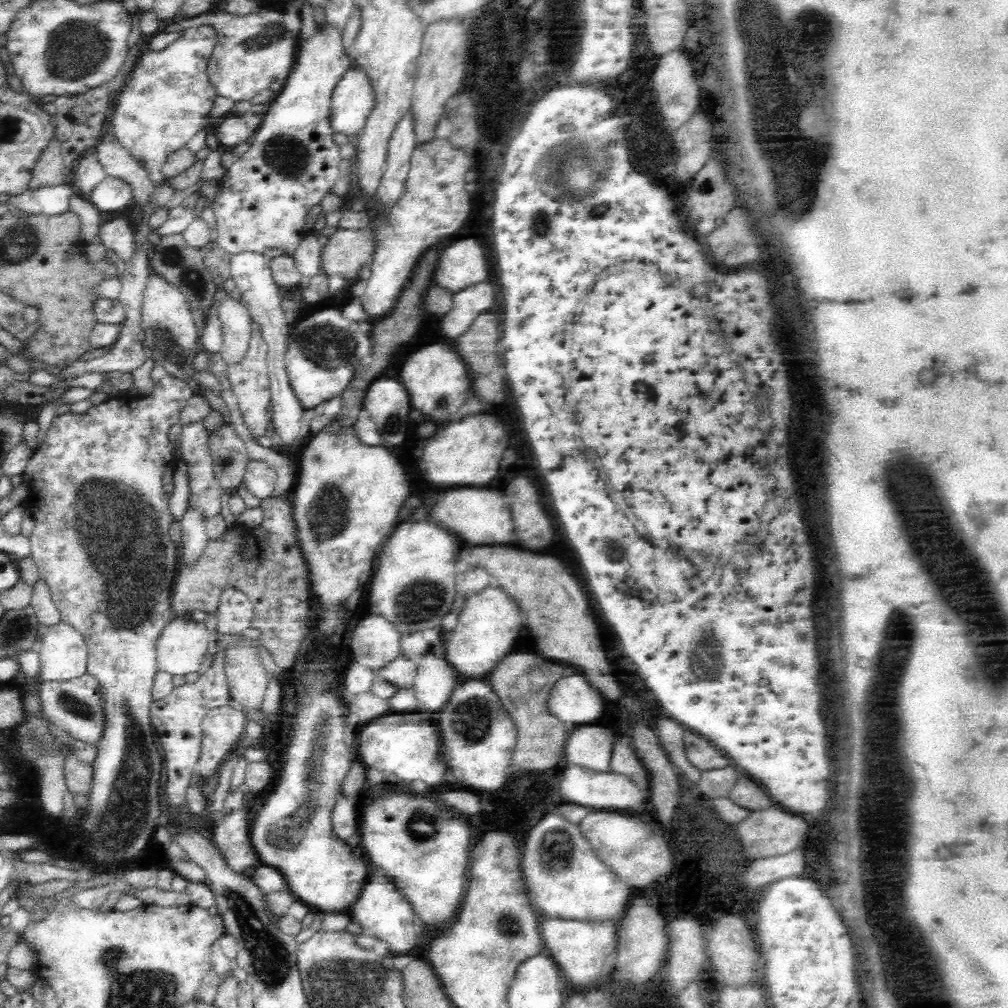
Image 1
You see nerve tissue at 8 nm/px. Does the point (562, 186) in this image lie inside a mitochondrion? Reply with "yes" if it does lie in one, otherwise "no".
yes

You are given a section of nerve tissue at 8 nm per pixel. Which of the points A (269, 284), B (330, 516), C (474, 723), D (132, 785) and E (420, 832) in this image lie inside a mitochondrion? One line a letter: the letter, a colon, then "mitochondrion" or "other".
A: other
B: mitochondrion
C: mitochondrion
D: mitochondrion
E: mitochondrion

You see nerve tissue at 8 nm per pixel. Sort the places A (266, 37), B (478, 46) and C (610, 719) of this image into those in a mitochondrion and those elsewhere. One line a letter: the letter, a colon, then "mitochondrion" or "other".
A: mitochondrion
B: other
C: other

